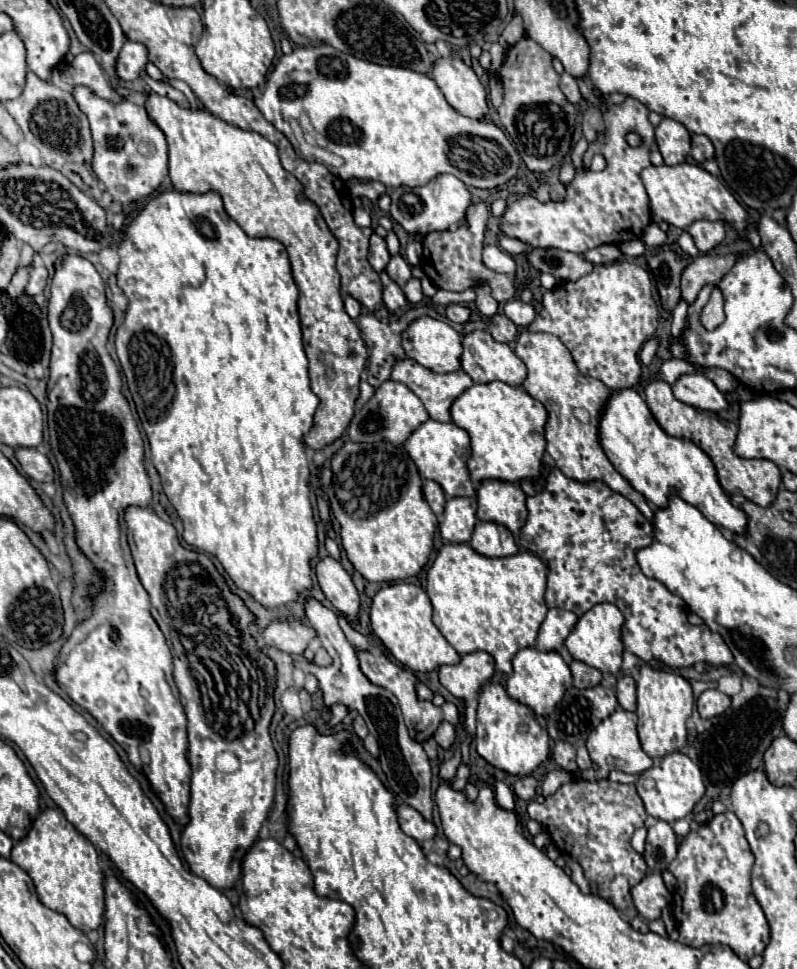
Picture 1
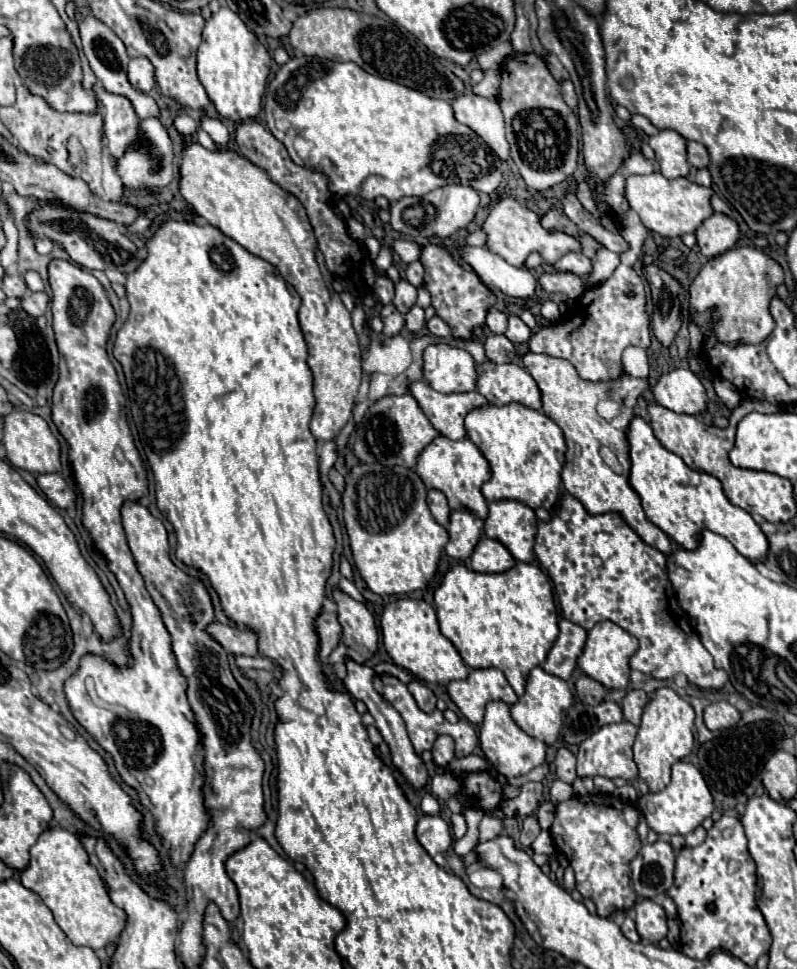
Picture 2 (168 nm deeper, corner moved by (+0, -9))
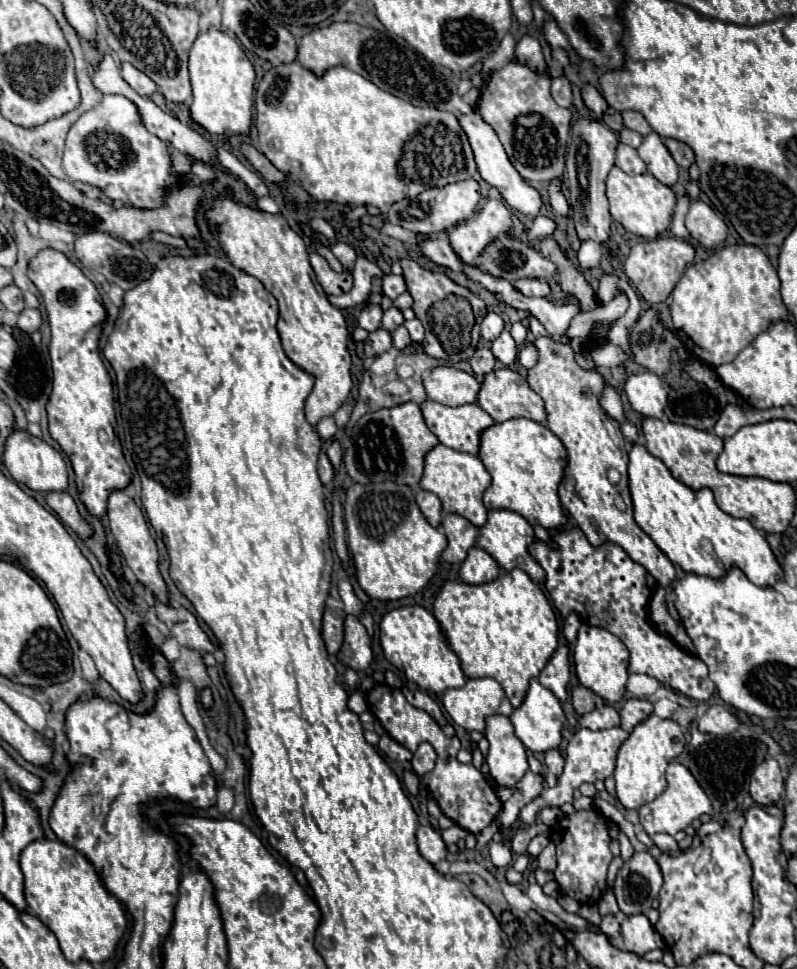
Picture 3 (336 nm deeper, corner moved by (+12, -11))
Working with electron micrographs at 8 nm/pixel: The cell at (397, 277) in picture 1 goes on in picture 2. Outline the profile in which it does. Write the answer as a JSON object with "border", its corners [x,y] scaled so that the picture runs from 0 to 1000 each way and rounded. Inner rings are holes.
{"border":[[[501,288],[496,292],[496,309],[493,309],[496,317],[508,325],[516,319],[516,315],[521,315],[521,311],[523,311],[523,298],[516,292],[511,292],[511,288]]]}

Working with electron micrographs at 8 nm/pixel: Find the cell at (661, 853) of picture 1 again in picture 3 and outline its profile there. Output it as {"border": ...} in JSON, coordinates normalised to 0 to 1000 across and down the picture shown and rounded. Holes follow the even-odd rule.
{"border":[[[804,878],[784,889],[784,893],[777,897],[769,922],[782,944],[789,946],[812,942],[824,928],[829,913],[832,905],[824,889],[812,878]]]}

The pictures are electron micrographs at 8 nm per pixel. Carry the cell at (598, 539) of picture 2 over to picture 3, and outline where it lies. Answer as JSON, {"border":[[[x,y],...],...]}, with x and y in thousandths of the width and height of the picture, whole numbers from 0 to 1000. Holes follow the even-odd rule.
{"border":[[[726,544],[709,546],[694,552],[694,556],[701,567],[694,567],[681,558],[671,558],[664,564],[664,571],[684,587],[684,608],[689,610],[704,637],[724,633],[737,645],[757,647],[782,659],[789,670],[789,695],[809,695],[822,699],[829,707],[842,709],[844,713],[852,713],[872,723],[887,723],[897,713],[897,707],[887,697],[887,686],[877,678],[847,666],[814,641],[812,624],[824,608],[824,602],[812,587],[792,579],[789,573],[772,560],[744,564]]]}

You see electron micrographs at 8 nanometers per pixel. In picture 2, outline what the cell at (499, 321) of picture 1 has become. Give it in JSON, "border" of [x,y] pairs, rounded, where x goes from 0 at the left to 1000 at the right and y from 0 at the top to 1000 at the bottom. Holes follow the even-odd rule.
{"border":[[[614,346],[606,356],[611,370],[619,375],[641,375],[649,368],[646,356],[634,346]]]}

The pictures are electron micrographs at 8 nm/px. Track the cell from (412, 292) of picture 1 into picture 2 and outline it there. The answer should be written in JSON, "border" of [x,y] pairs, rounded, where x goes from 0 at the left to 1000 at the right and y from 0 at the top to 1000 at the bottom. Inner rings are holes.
{"border":[[[518,315],[518,317],[513,319],[513,323],[508,325],[508,331],[511,331],[511,340],[518,342],[518,344],[523,344],[523,342],[531,337],[531,333],[533,333],[533,323],[531,323],[531,319],[528,319],[526,315]]]}

